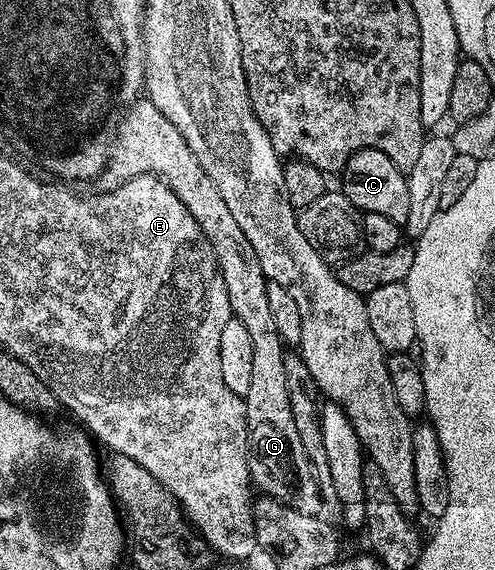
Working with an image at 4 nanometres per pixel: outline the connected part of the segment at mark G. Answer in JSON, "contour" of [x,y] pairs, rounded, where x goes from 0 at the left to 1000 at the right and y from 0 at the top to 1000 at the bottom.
{"contour":[[[287,168],[277,175],[261,181],[259,191],[253,195],[255,209],[238,221],[238,235],[234,228],[234,240],[226,249],[226,261],[218,270],[218,282],[214,296],[204,300],[202,312],[206,312],[206,326],[214,330],[228,330],[248,319],[261,316],[261,312],[273,312],[279,305],[307,305],[313,312],[323,312],[327,318],[339,323],[339,330],[347,330],[347,337],[356,337],[356,344],[376,365],[380,372],[388,372],[388,379],[400,393],[408,396],[412,414],[424,425],[428,442],[436,449],[440,458],[440,468],[444,470],[444,484],[453,484],[453,505],[461,505],[461,526],[465,528],[465,549],[471,556],[485,561],[485,568],[493,568],[493,575],[501,575],[501,589],[509,596],[509,667],[501,672],[501,688],[493,693],[493,704],[497,707],[497,781],[503,788],[505,798],[501,800],[501,814],[505,816],[505,837],[511,851],[521,853],[529,858],[531,868],[556,874],[562,881],[570,881],[578,888],[598,891],[606,898],[616,902],[640,902],[648,904],[651,896],[651,874],[655,874],[655,863],[642,853],[642,844],[634,833],[634,818],[622,807],[622,793],[614,789],[610,777],[606,775],[606,763],[598,758],[598,742],[590,730],[590,709],[584,707],[584,684],[582,674],[576,667],[574,635],[580,616],[574,612],[574,602],[570,593],[564,589],[558,575],[558,563],[552,560],[549,546],[541,533],[541,505],[539,486],[531,474],[525,470],[525,456],[517,456],[517,442],[509,442],[509,428],[501,428],[501,414],[493,414],[493,407],[485,407],[485,393],[477,393],[477,386],[469,381],[469,372],[461,365],[461,358],[453,358],[453,344],[444,344],[444,330],[436,330],[436,323],[428,323],[428,309],[420,309],[420,302],[404,288],[404,281],[396,281],[396,274],[388,267],[388,260],[380,260],[380,253],[372,246],[372,239],[364,239],[364,232],[356,225],[356,218],[347,218],[347,211],[339,211],[339,204],[331,204],[331,196],[323,196],[323,189],[315,189],[315,182],[303,179],[301,170]]]}

